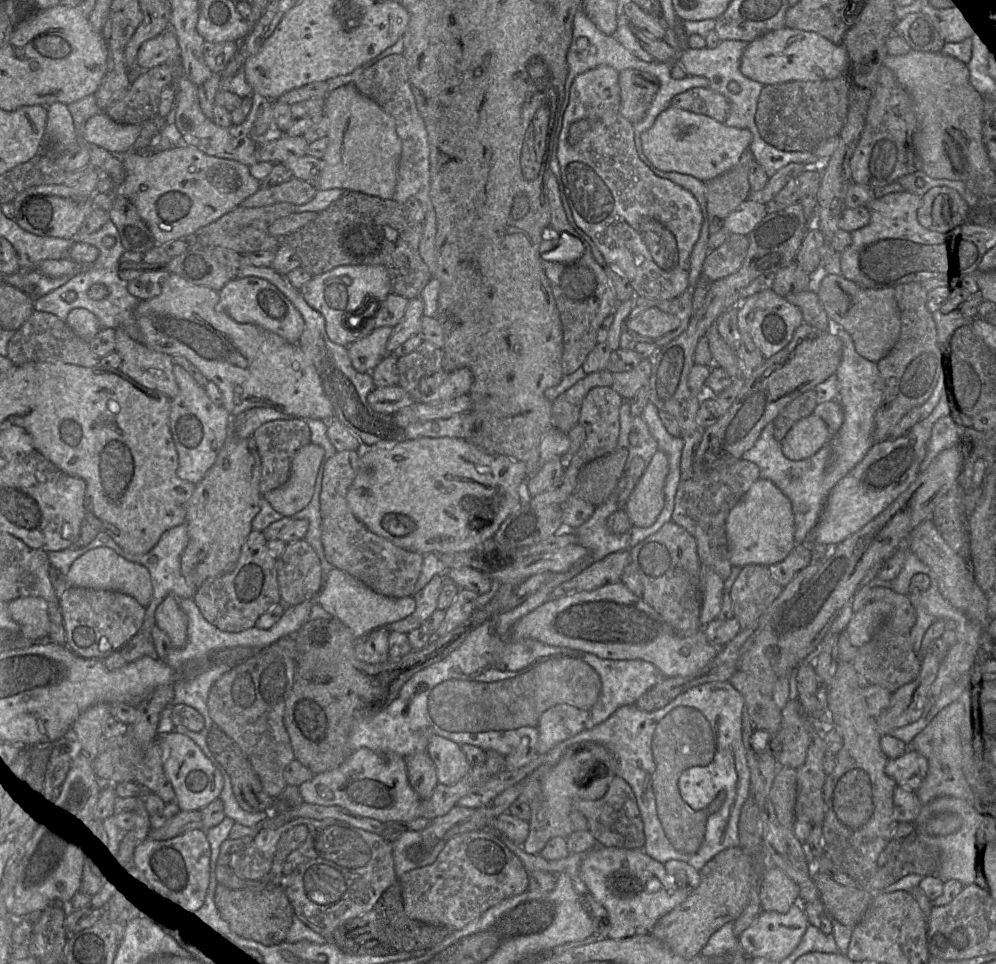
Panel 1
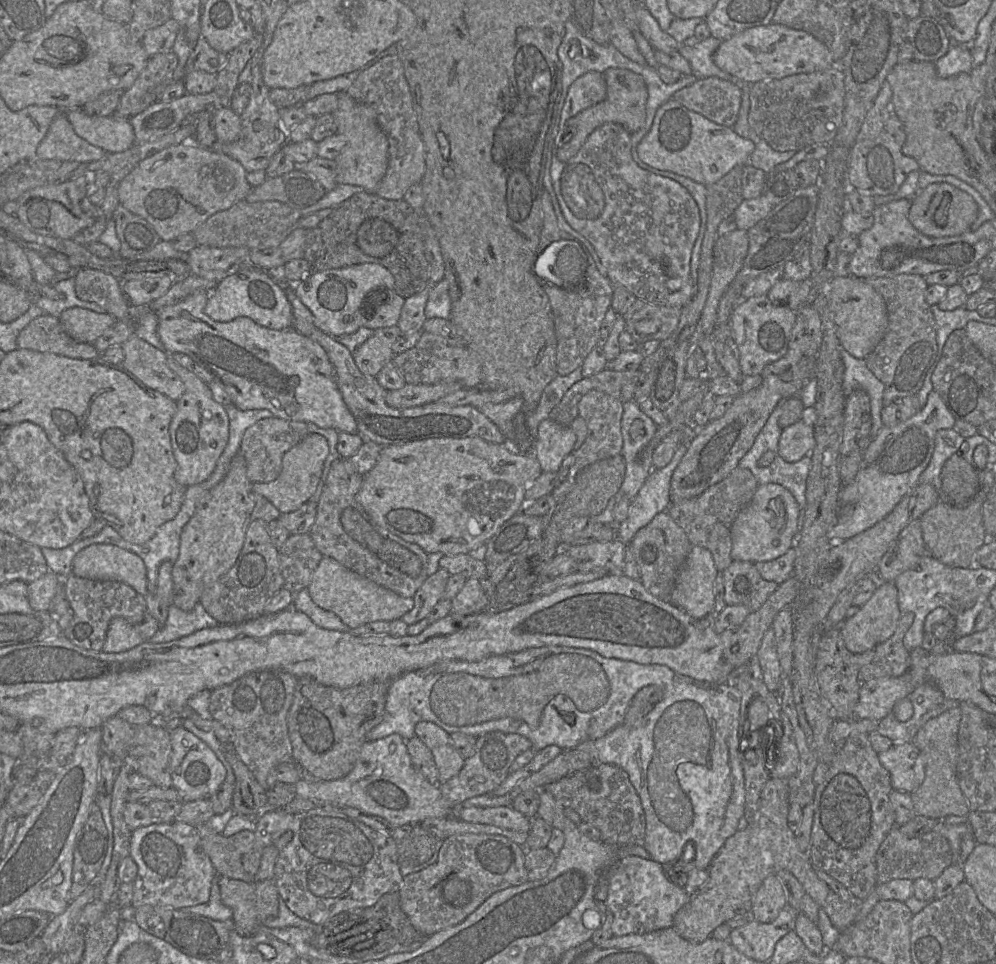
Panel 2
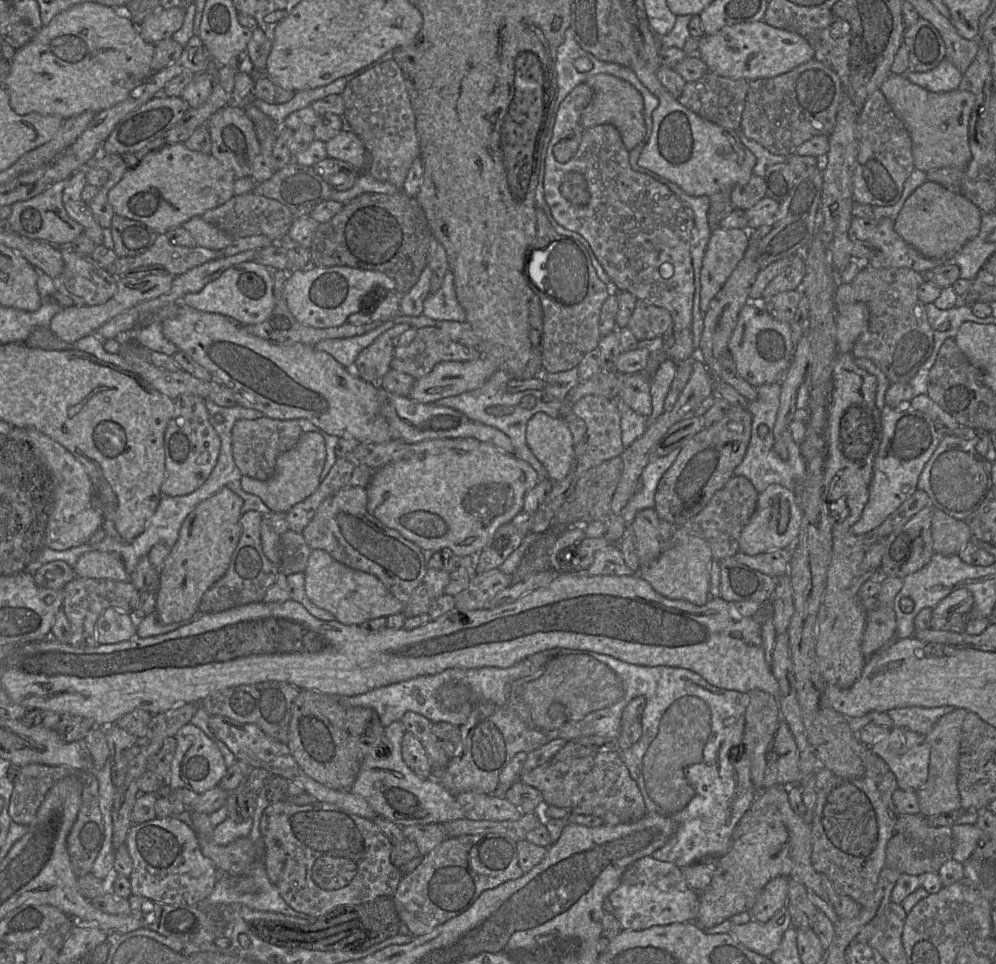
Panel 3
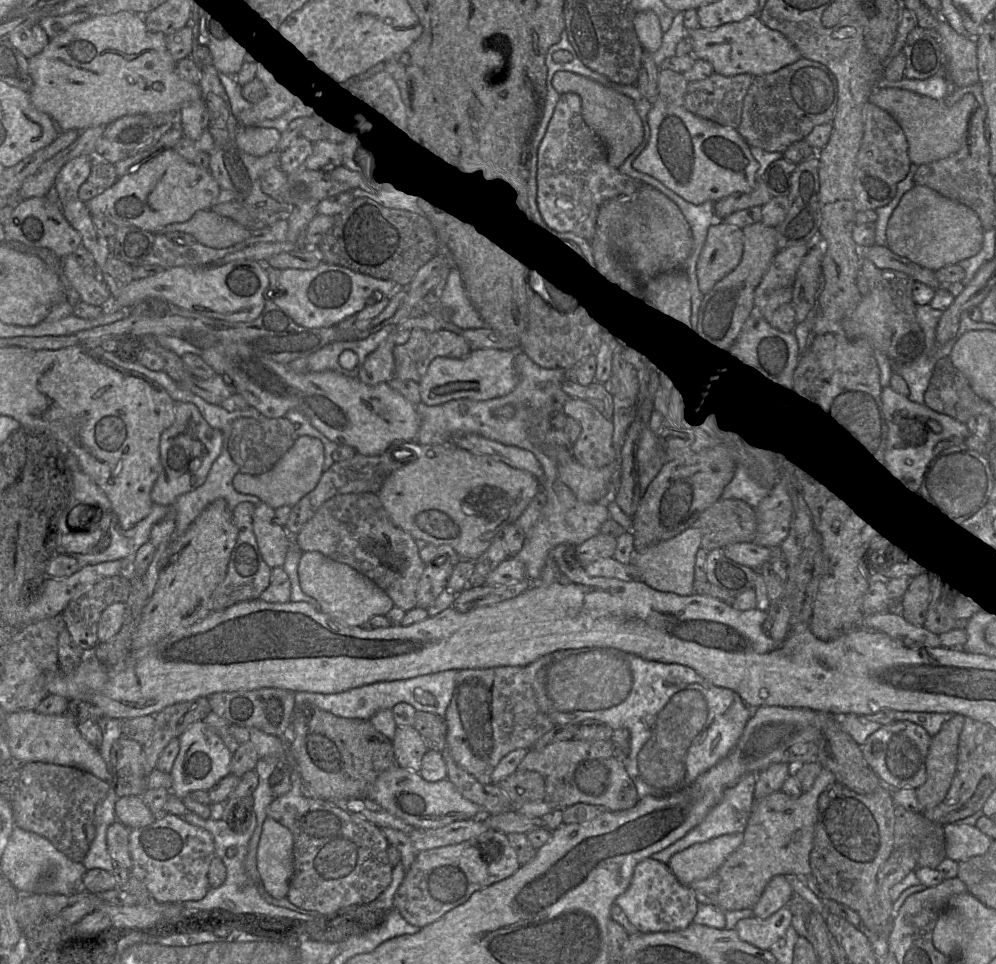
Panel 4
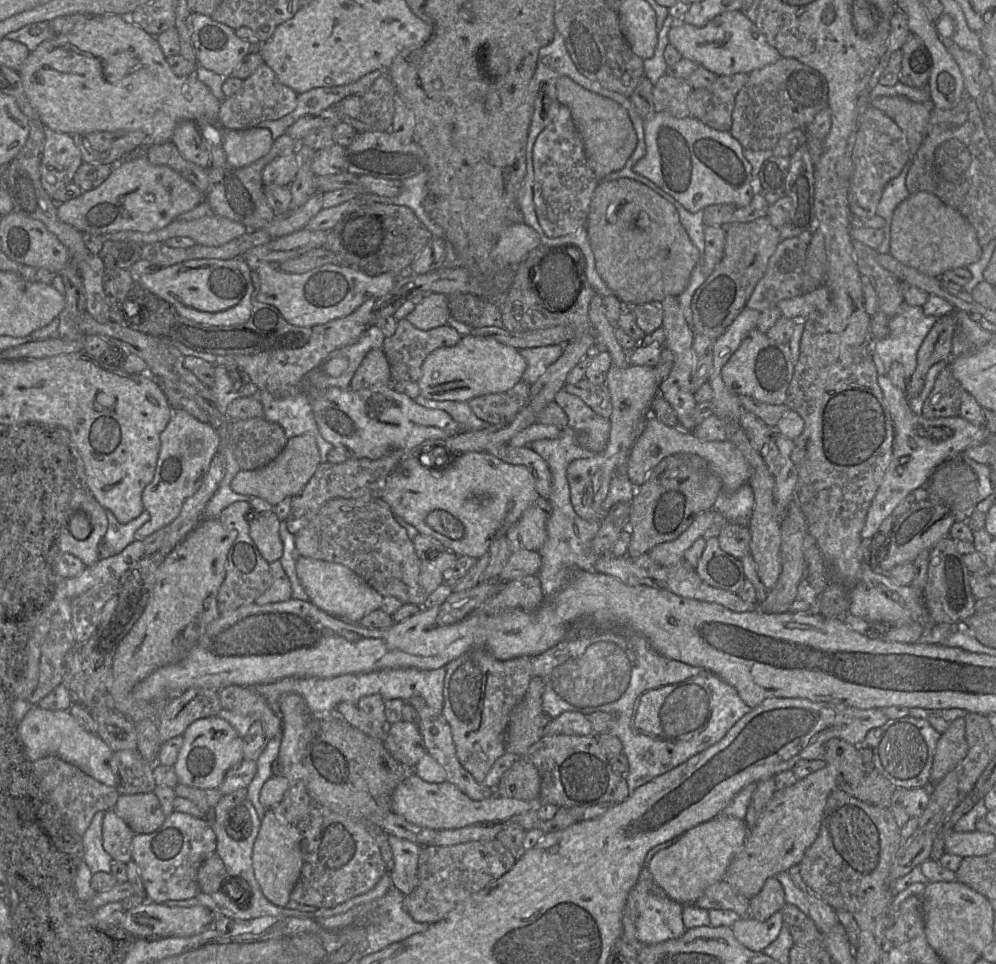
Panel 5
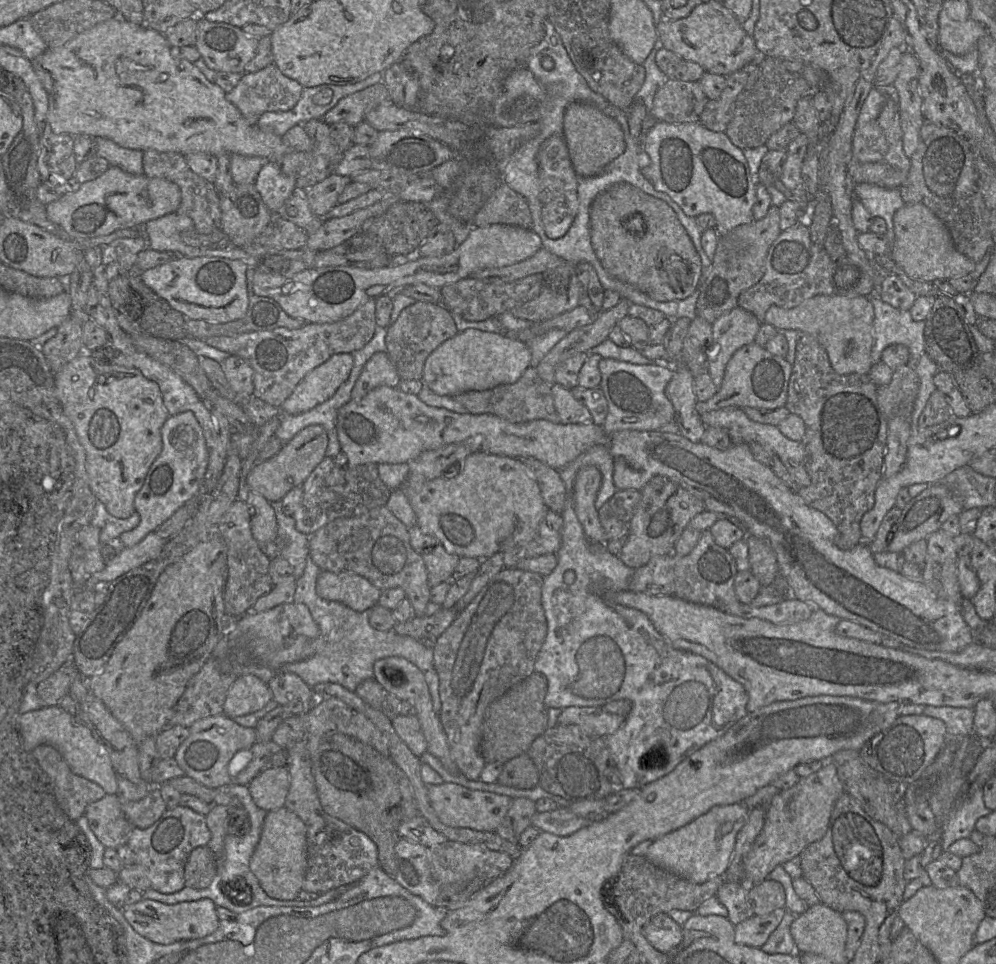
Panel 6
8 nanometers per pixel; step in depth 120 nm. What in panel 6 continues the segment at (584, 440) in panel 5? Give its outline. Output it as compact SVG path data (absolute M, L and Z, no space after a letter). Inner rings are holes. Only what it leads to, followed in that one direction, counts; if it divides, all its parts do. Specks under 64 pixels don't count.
M558 383L551 385L554 406L562 424L591 424L590 411L572 394L572 391Z

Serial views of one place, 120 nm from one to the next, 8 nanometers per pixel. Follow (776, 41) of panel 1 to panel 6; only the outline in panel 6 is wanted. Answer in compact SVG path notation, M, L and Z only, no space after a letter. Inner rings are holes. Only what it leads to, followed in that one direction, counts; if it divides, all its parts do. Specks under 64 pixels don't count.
M718 1L701 3L684 18L662 19L656 24L656 30L663 48L679 55L683 60L698 63L706 72L728 76L767 57L759 54L753 36L747 34L743 23Z

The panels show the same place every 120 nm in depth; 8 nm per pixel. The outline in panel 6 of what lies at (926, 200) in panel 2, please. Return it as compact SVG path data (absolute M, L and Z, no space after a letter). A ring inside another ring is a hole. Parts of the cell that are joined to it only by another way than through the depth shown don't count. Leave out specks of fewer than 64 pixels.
M905 204L895 212L893 222L895 236L890 256L908 277L933 282L967 275L976 268L977 263L955 248L945 224L924 204Z

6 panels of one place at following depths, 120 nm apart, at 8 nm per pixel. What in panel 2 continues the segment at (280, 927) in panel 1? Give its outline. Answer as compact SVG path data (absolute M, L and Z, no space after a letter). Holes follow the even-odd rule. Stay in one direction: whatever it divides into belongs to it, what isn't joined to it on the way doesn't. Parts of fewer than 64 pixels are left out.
M219 876L222 903L232 910L234 930L242 936L251 936L263 923L277 916L279 892L273 879L244 882Z

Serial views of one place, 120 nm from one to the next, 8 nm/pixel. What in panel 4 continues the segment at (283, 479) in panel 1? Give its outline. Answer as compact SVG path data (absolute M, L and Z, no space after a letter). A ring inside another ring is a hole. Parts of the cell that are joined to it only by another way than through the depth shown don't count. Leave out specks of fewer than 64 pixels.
M285 417L238 418L231 425L228 452L239 471L249 475L260 475L269 471L291 448L298 435L294 424Z

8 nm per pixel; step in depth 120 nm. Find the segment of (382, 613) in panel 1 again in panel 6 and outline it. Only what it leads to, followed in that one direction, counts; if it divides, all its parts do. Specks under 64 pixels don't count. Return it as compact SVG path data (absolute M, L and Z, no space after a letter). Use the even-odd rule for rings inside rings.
M325 570L317 578L316 592L325 600L340 602L358 612L379 605L381 594L377 587L360 575Z

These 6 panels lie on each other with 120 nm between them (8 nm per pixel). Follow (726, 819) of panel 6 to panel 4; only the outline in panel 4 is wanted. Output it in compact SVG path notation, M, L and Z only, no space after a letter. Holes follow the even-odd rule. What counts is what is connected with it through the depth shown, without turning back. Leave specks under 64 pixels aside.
M735 833L697 843L674 854L667 865L680 883L689 886L715 874L742 840L742 833Z

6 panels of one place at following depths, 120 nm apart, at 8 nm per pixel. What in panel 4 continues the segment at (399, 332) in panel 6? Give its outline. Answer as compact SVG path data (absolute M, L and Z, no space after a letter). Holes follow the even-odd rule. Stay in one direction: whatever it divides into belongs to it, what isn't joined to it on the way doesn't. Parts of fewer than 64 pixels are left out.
M413 328L408 341L393 348L393 375L419 383L434 358L460 359L465 358L471 351L465 339L455 332L446 329L426 331Z

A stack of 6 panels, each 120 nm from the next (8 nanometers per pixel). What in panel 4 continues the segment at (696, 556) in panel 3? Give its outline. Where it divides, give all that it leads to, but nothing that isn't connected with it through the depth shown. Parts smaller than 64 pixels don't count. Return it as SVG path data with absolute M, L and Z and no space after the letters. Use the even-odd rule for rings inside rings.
M691 526L678 535L661 541L645 550L637 550L633 561L640 570L642 581L651 588L681 596L694 594L695 560L701 548L702 533Z

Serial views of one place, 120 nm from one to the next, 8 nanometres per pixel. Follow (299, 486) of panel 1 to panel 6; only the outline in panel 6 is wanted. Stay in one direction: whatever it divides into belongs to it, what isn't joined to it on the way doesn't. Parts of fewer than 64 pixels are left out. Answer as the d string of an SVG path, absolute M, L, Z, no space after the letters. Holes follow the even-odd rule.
M313 424L303 427L273 457L255 465L246 478L250 491L262 495L270 503L279 502L293 488L303 485L316 460L323 452L326 436L322 426Z

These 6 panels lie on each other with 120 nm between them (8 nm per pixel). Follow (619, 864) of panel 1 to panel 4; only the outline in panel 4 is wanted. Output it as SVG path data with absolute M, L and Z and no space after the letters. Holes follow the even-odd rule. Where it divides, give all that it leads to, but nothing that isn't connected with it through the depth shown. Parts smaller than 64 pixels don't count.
M649 857L636 865L628 889L616 899L615 905L618 905L625 912L631 924L639 932L653 933L685 929L693 922L699 903L692 888L680 883L666 863Z

